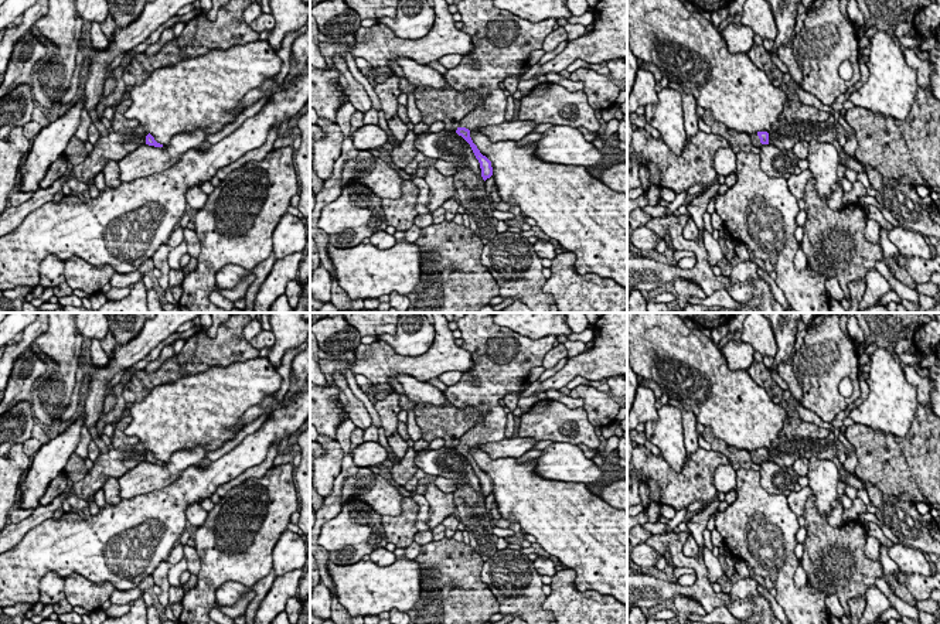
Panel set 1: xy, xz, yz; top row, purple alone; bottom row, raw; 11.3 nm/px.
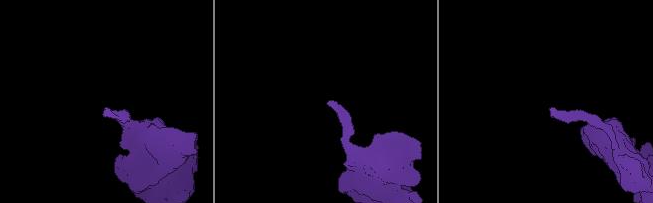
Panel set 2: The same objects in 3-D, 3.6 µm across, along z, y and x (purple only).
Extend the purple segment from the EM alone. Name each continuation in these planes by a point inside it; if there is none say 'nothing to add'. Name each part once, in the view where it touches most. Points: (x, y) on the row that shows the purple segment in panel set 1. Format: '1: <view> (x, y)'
1: xz (503, 41)

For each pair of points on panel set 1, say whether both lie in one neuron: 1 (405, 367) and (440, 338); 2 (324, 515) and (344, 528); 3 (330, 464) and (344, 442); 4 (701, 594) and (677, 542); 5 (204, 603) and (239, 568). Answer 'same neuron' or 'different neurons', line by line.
1: same neuron
2: different neurons
3: different neurons
4: same neuron
5: same neuron

